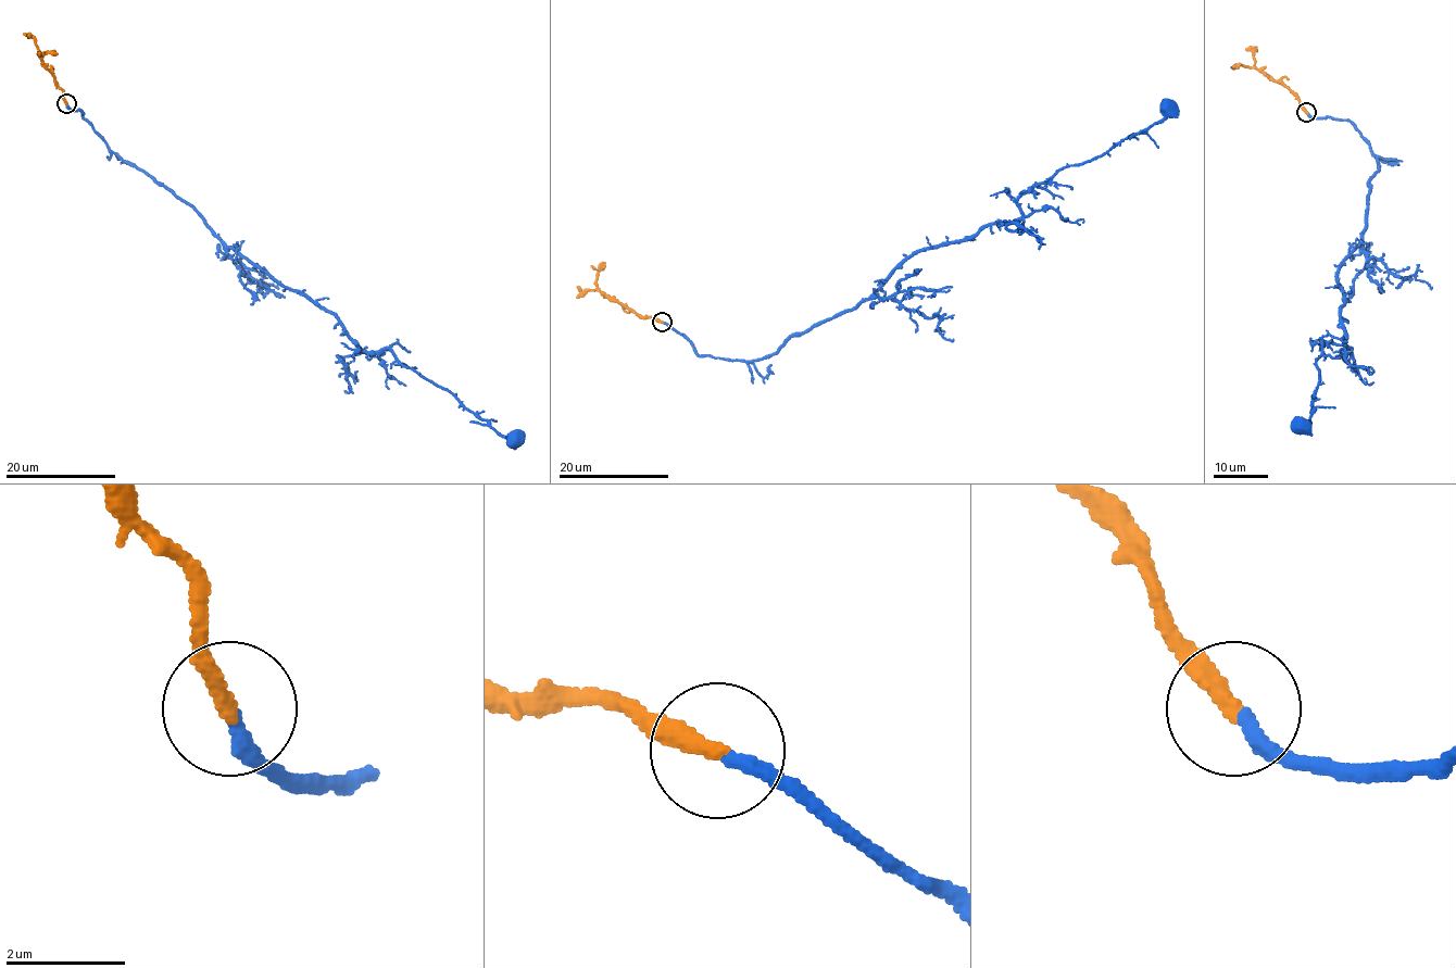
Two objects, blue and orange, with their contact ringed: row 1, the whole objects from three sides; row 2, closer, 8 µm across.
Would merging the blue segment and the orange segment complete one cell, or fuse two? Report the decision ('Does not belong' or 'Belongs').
Belongs

